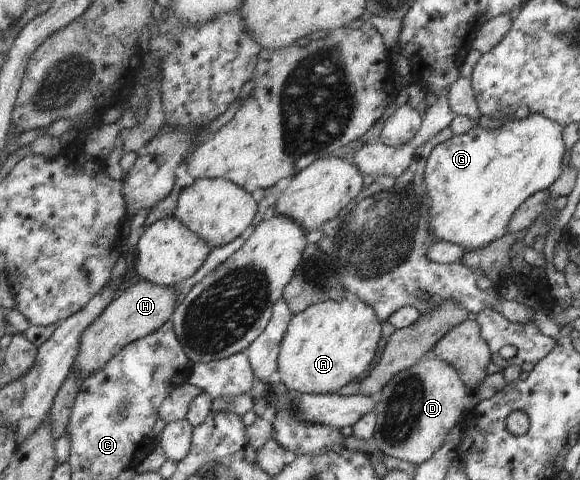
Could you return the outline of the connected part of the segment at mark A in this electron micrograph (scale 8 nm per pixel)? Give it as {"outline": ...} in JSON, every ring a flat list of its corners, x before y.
{"outline":[[347,290,340,302,319,302,292,315,280,343,276,379,299,394,337,394,371,367,379,339,381,324,375,310]]}

